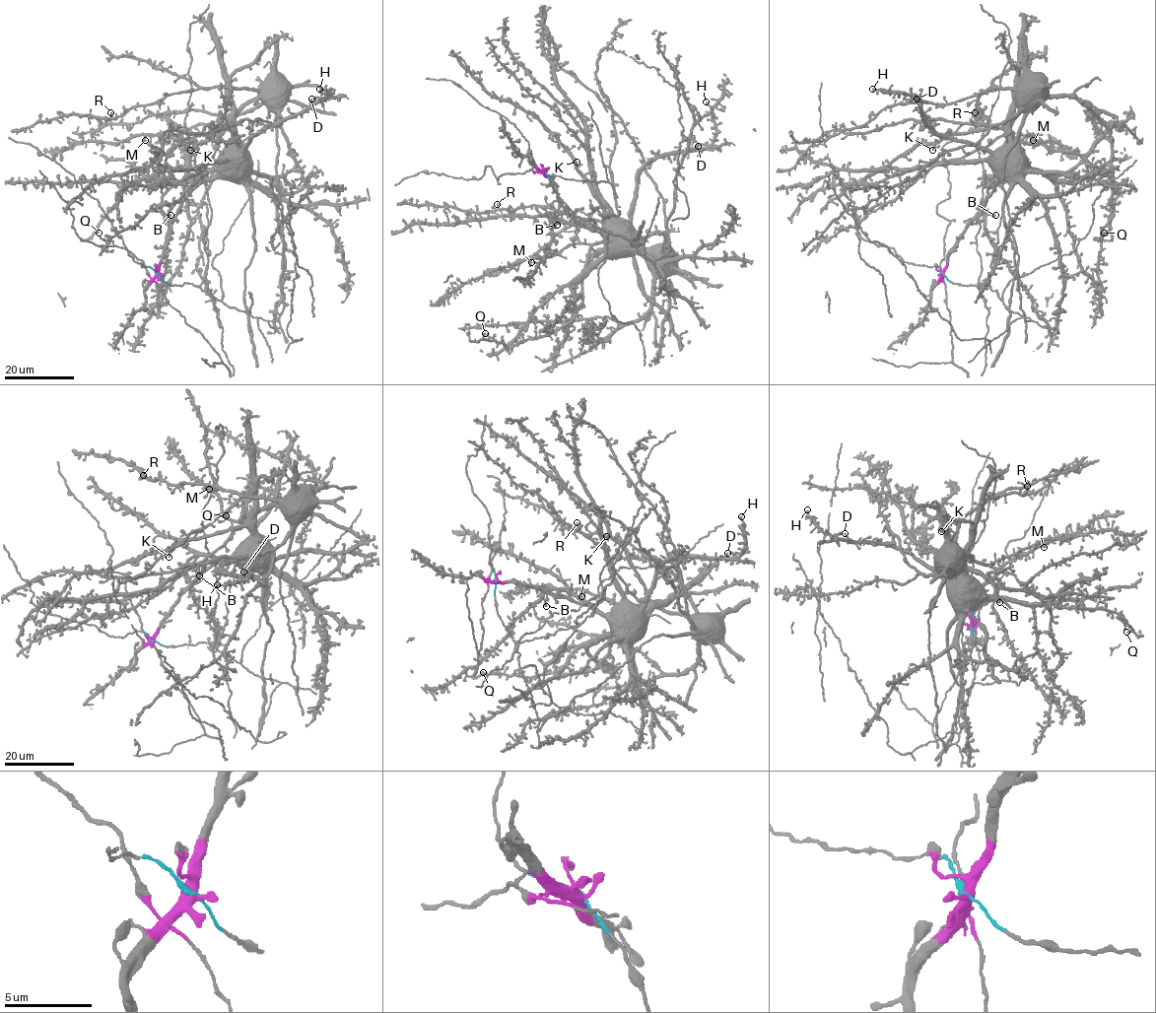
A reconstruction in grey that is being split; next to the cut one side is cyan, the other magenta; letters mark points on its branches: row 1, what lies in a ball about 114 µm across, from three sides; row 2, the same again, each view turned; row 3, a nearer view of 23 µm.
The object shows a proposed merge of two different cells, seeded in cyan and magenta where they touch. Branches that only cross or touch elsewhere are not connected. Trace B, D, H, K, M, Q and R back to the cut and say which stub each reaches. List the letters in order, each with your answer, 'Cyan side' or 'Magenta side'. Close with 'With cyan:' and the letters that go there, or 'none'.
B: Magenta side
D: Magenta side
H: Magenta side
K: Magenta side
M: Cyan side
Q: Cyan side
R: Cyan side
With cyan: M, Q, R

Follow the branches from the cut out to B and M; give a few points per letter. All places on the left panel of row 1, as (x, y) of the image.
B: (158, 274), (171, 219), (193, 182), (175, 183), (163, 197), (161, 210), (170, 215)
M: (158, 274), (277, 319), (276, 112), (252, 100), (208, 139), (145, 141)

